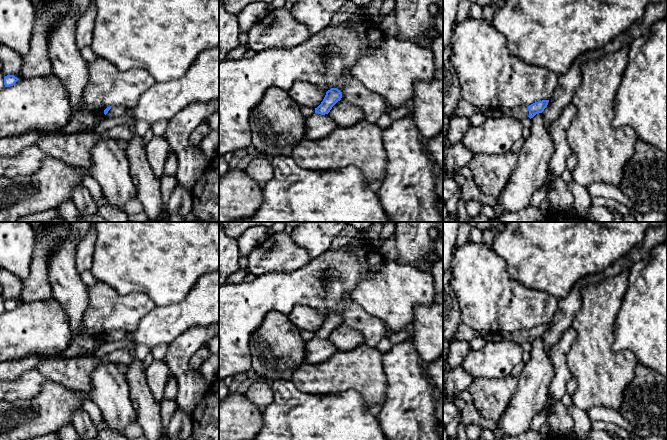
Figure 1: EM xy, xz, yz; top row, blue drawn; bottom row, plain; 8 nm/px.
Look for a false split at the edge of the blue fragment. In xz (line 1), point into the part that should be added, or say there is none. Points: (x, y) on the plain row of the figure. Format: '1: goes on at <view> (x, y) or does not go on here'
1: does not go on here

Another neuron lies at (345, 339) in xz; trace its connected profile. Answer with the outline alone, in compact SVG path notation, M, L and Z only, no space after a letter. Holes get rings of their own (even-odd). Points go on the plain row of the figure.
M342 324L338 325L328 338L340 352L348 352L365 344L365 338L360 332Z

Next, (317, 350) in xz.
M314 337L305 344L305 360L307 364L320 364L339 352L329 338Z

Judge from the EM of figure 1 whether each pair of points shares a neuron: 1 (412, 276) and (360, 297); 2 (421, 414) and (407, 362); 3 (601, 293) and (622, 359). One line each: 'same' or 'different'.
1: same
2: same
3: same

